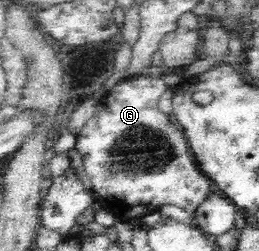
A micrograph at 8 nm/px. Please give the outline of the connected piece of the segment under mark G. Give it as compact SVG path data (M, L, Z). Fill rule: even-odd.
M127 77L102 96L96 105L96 113L77 135L73 153L80 159L81 166L91 181L92 193L96 197L94 201L113 213L117 220L140 220L168 203L194 215L197 207L212 193L212 180L199 168L185 135L170 123L168 115L158 107L160 95L168 86L171 84L162 77Z

